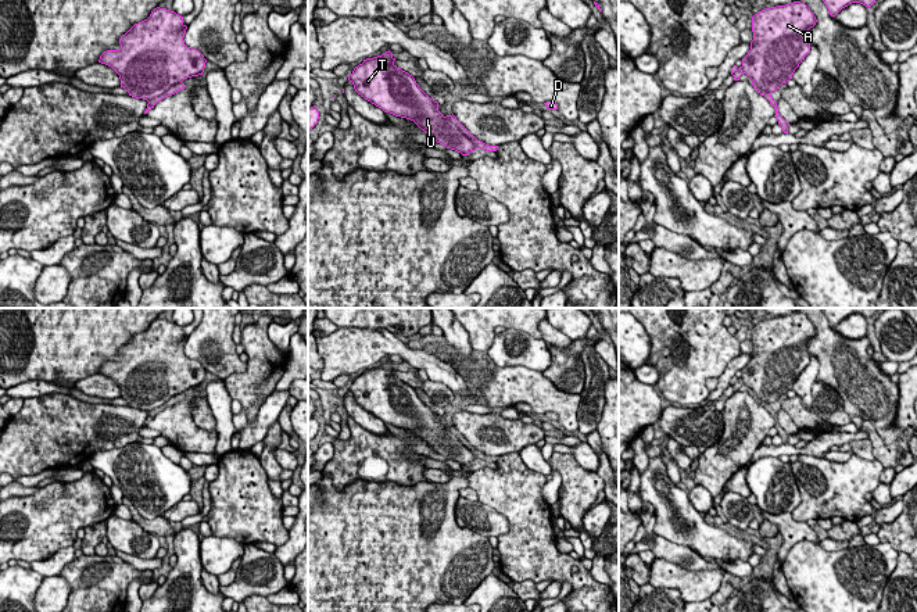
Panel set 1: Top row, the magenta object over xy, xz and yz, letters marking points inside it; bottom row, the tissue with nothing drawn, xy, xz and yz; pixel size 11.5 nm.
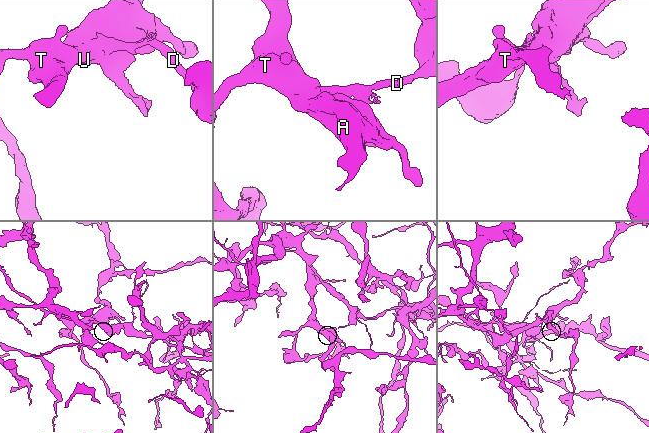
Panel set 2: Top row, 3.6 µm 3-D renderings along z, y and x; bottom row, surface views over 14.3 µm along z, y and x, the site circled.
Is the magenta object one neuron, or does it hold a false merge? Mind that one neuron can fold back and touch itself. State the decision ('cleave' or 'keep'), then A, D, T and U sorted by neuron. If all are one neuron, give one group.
keep; groups A D T U

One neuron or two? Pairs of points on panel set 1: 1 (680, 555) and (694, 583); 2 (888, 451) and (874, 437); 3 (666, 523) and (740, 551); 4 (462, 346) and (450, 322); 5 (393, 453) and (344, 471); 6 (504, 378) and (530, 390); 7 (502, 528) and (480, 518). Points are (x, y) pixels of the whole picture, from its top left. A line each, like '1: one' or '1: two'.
1: two
2: one
3: one
4: one
5: one
6: one
7: one

